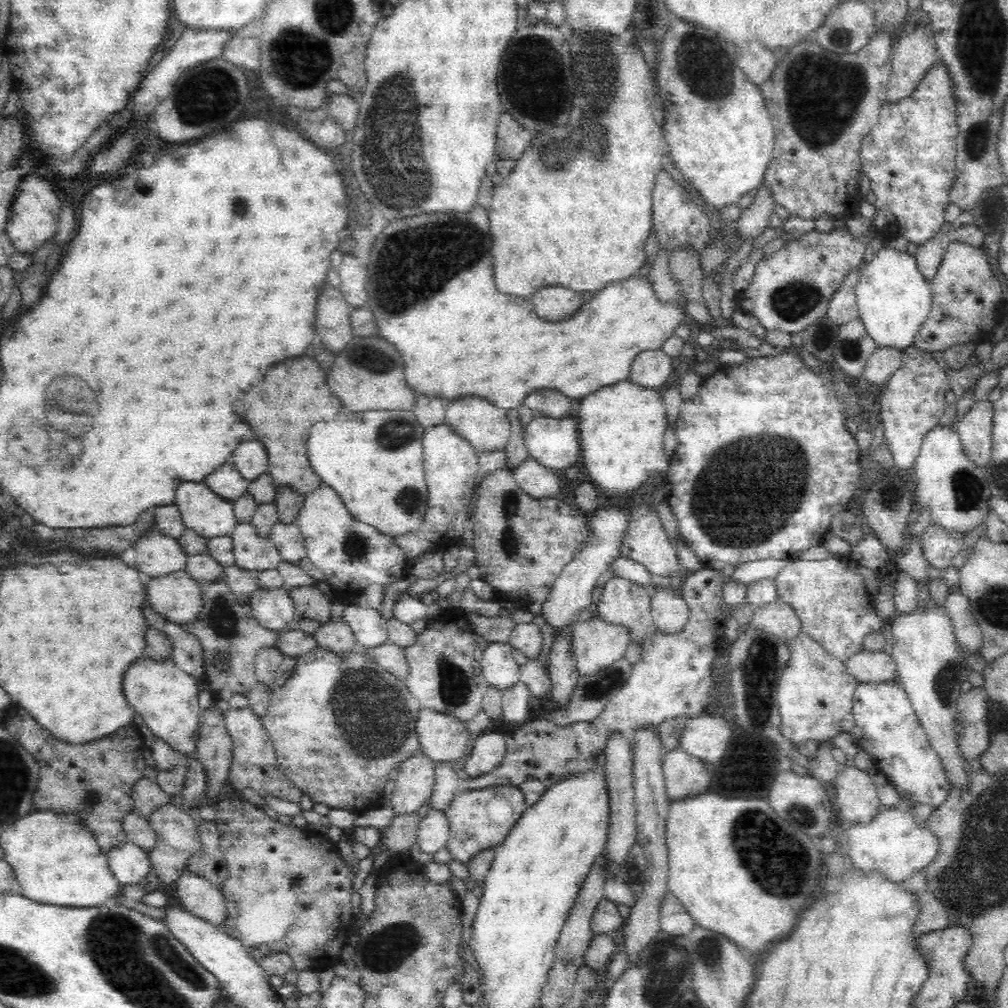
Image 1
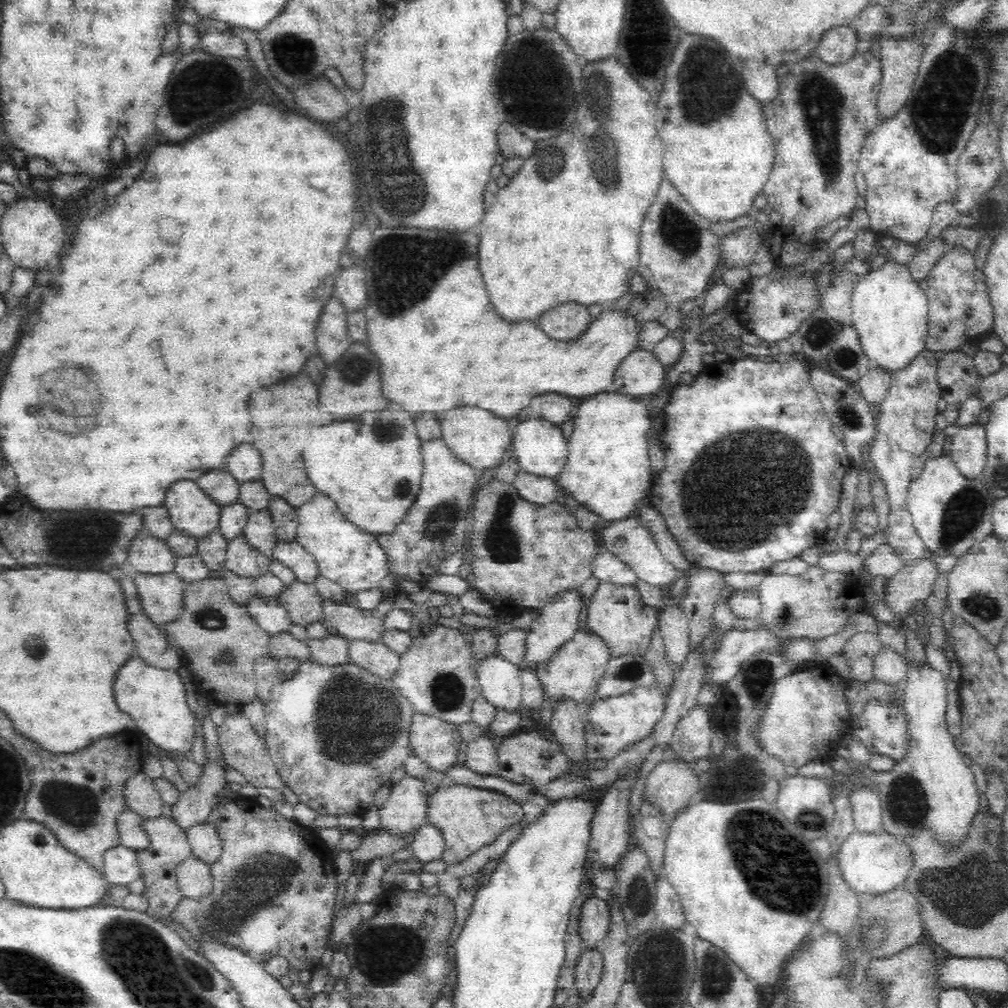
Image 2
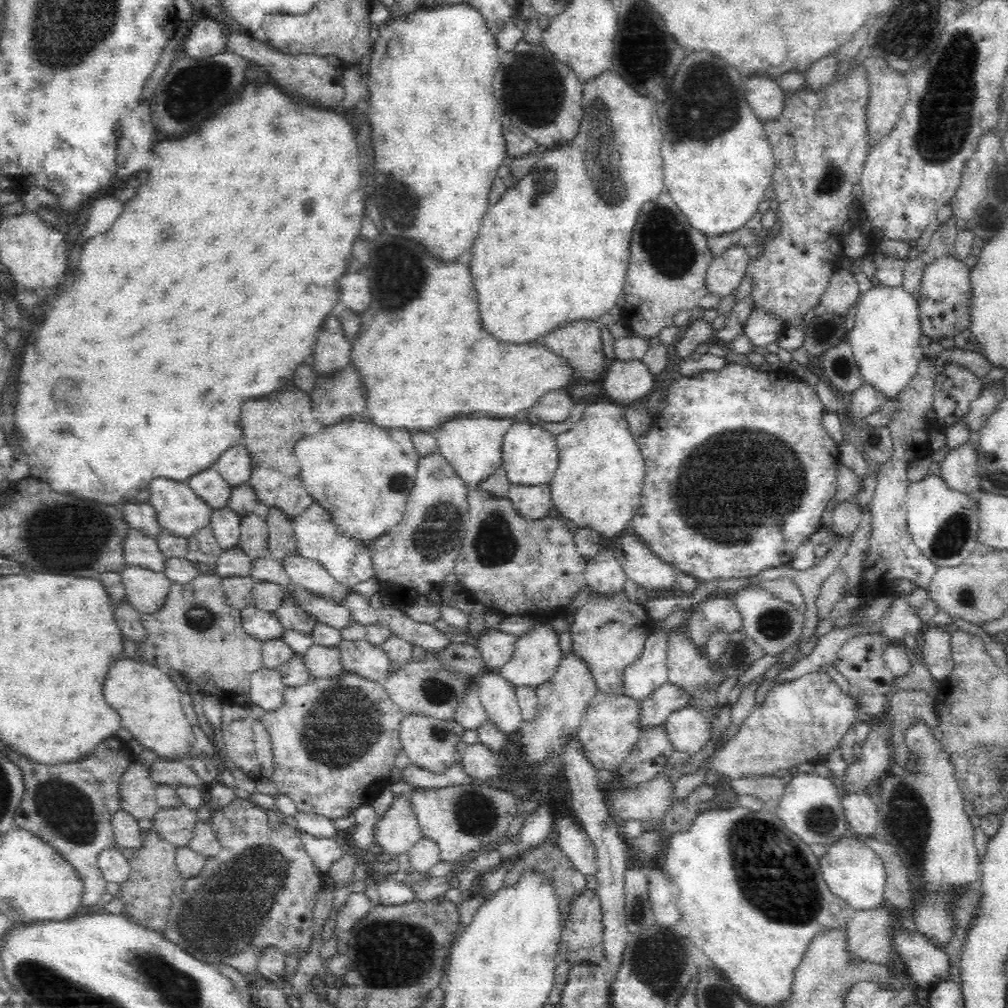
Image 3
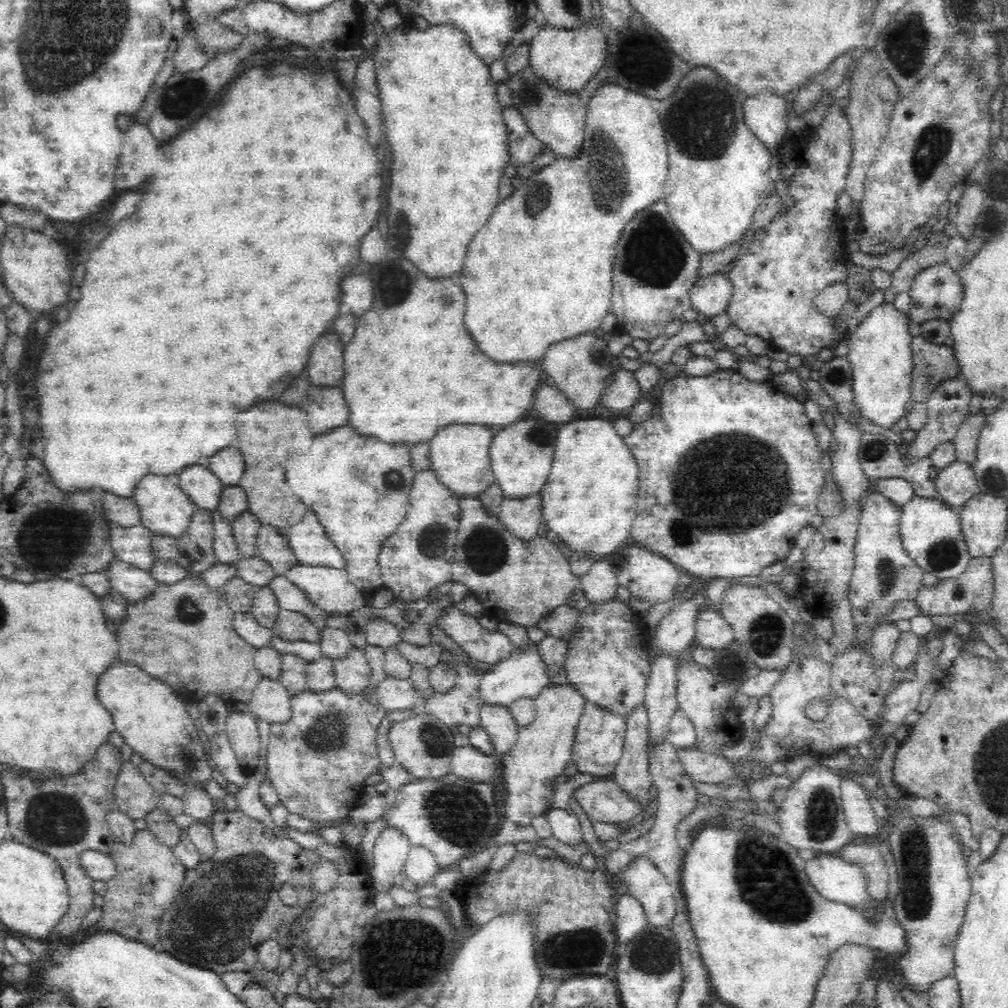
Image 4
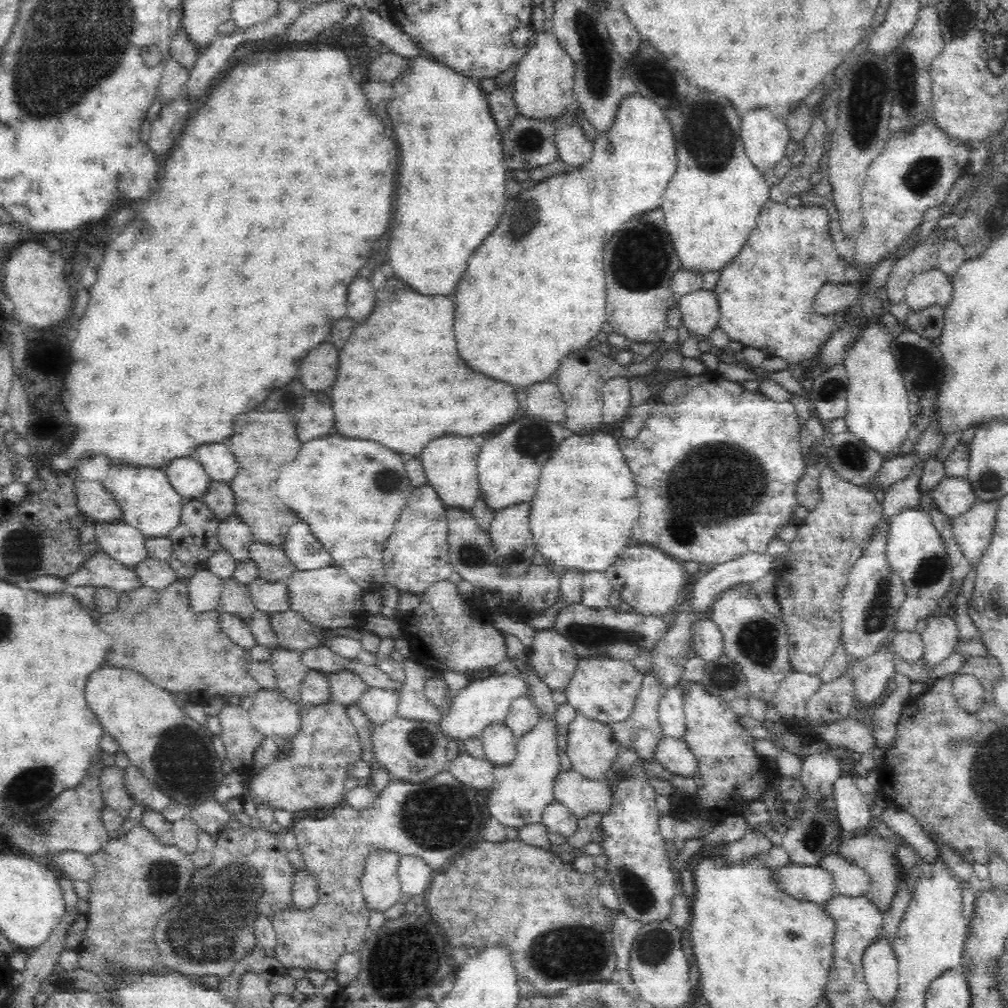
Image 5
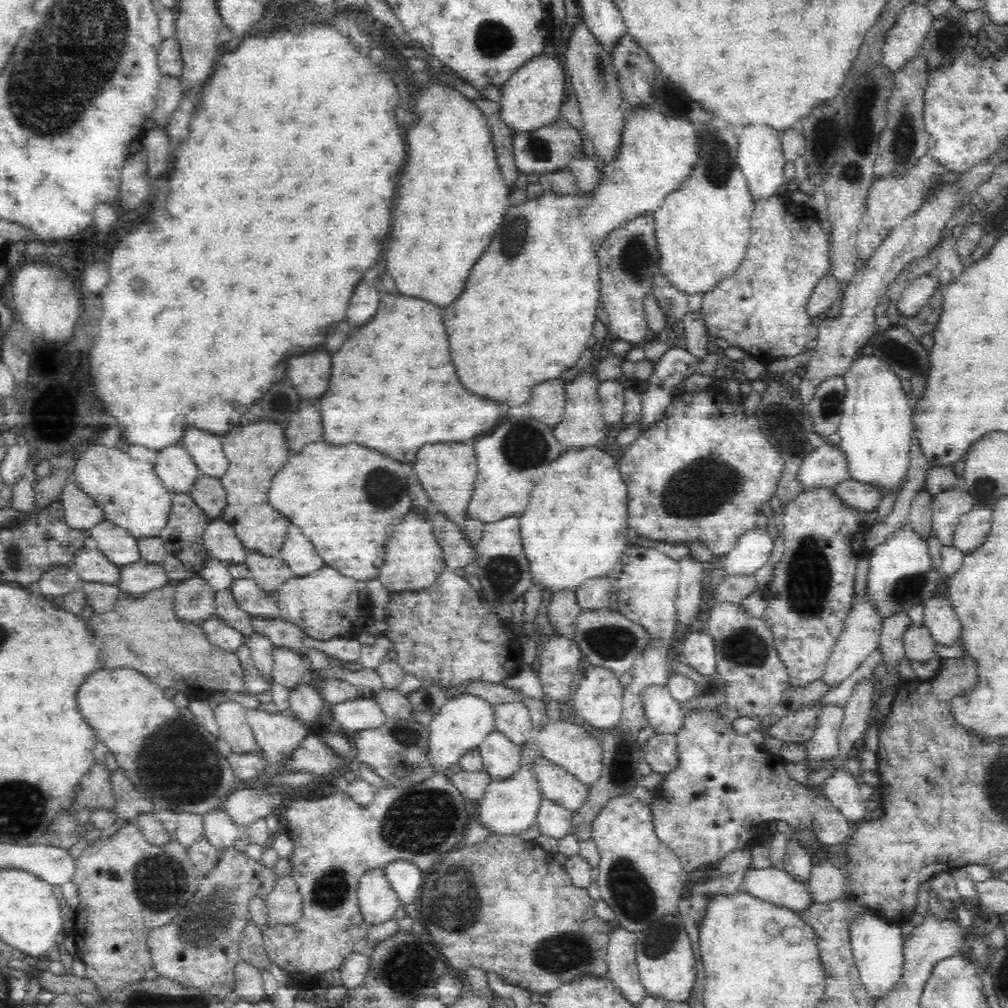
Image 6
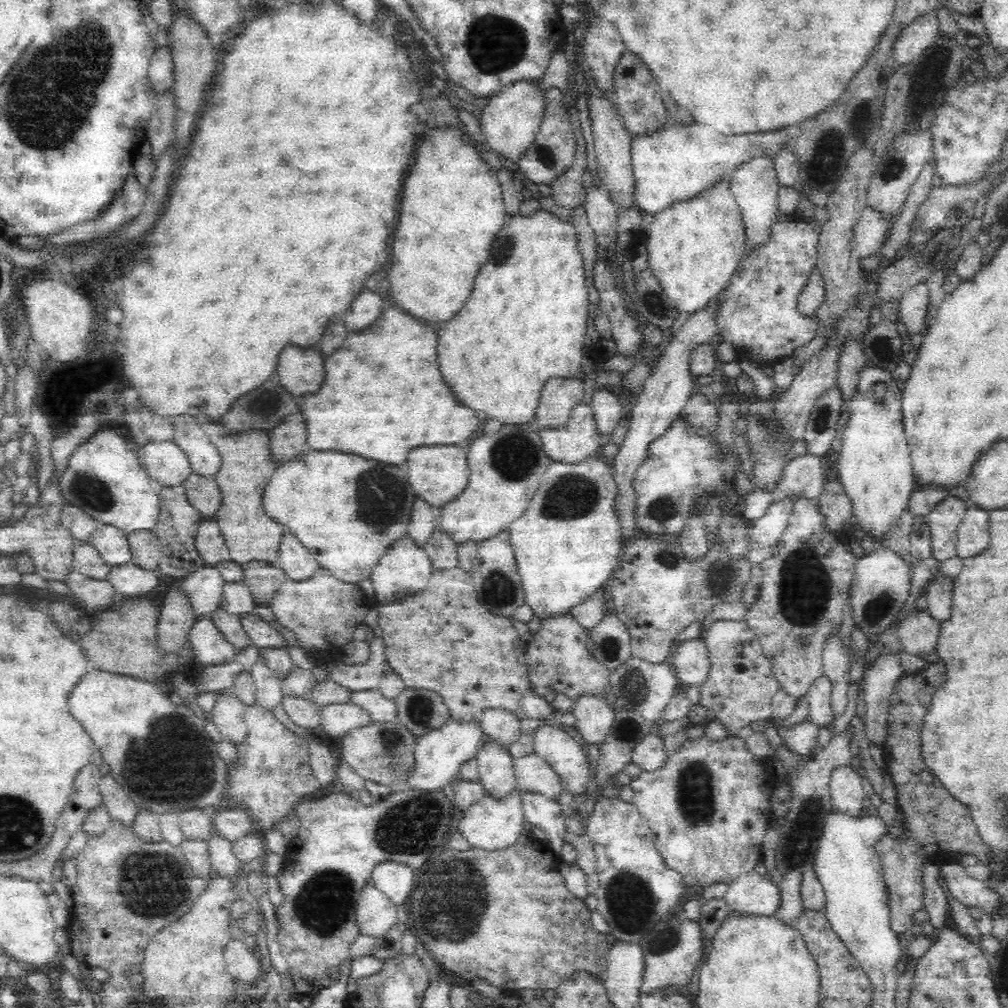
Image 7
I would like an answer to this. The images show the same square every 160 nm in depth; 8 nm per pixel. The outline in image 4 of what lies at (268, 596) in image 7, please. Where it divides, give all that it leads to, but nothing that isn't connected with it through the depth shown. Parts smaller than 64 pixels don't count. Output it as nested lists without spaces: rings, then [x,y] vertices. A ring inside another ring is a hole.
[[[260,527],[256,537],[256,556],[264,559],[276,576],[282,576],[299,565],[287,543],[287,537],[286,532],[266,527]]]

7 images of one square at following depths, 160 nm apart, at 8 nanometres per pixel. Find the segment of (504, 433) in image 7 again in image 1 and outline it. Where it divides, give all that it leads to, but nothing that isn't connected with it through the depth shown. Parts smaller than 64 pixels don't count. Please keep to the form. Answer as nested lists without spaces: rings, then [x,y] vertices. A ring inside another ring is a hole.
[[[535,415],[522,426],[522,442],[528,458],[554,474],[574,465],[579,456],[572,415],[565,419]]]

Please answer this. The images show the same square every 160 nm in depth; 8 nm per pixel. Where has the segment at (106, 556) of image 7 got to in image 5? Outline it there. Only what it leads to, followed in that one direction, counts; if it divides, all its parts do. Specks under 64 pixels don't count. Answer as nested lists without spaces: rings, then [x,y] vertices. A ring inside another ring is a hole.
[[[120,519],[93,523],[93,530],[99,549],[124,566],[133,566],[147,556],[144,536]]]

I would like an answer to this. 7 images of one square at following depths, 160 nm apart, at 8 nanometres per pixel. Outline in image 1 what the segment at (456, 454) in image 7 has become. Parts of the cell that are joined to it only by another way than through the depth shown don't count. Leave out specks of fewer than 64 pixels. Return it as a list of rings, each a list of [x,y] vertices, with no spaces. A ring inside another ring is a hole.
[[[478,397],[458,399],[446,404],[443,423],[450,427],[452,434],[466,441],[474,449],[476,455],[481,452],[492,454],[492,452],[505,451],[510,438],[509,420],[505,412]]]

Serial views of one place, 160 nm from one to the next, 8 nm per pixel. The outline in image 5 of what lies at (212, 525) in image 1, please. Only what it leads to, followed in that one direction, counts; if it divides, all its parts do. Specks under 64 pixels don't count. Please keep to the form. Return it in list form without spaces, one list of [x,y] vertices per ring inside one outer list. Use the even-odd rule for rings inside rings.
[[[116,460],[98,482],[114,506],[118,507],[119,519],[138,530],[144,538],[167,537],[170,530],[178,525],[184,499],[170,487],[161,468]]]

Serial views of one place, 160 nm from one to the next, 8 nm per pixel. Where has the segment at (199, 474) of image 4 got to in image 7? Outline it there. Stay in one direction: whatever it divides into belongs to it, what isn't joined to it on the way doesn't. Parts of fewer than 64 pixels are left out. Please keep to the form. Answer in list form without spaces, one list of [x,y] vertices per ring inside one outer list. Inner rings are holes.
[[[146,440],[139,451],[144,458],[143,468],[154,484],[181,485],[192,473],[188,457],[172,440]]]

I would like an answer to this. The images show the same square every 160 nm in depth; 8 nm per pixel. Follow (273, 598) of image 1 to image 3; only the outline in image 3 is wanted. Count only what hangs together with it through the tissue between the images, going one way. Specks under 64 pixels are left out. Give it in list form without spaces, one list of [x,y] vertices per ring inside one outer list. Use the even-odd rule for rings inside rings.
[[[246,607],[239,611],[240,625],[246,634],[261,643],[264,641],[280,639],[284,631],[282,625],[278,623],[276,614],[262,612],[255,607]]]

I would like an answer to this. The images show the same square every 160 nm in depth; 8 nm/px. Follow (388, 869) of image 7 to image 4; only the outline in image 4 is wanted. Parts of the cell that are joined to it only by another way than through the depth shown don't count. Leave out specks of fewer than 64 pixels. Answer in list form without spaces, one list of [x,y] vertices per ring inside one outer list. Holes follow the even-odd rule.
[[[410,847],[403,864],[401,878],[406,878],[414,889],[433,884],[433,878],[444,870],[434,862],[434,857],[420,847]]]

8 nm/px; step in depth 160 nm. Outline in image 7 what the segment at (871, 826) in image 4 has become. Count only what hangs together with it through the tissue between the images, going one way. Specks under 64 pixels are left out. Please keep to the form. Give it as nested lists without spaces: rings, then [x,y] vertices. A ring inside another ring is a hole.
[[[849,763],[831,770],[829,789],[833,807],[848,814],[858,815],[858,810],[862,809],[862,801],[866,797],[862,791],[862,774],[854,770]]]

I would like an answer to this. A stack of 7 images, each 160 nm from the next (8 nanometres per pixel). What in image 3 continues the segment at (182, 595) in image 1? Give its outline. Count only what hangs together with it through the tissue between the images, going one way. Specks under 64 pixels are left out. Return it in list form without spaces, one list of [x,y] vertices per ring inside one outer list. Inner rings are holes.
[[[123,565],[118,570],[122,581],[124,598],[139,612],[154,612],[164,602],[169,586],[173,582],[168,580],[162,571],[153,571],[138,565]]]

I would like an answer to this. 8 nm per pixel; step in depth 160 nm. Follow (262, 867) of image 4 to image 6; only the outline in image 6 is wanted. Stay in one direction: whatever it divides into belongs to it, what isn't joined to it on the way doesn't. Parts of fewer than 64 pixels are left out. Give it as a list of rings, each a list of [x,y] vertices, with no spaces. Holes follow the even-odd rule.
[[[236,849],[224,851],[213,869],[200,877],[198,890],[173,922],[155,928],[146,936],[150,970],[156,972],[158,979],[172,980],[185,988],[198,988],[212,996],[214,1004],[228,1005],[234,981],[231,968],[239,956],[244,918],[249,914],[248,900],[252,894],[265,897],[272,890],[272,880],[276,878],[273,871],[260,870],[258,864],[254,864],[254,878],[246,878],[246,868],[250,876],[252,864],[254,862],[238,854]],[[240,866],[244,868],[244,878],[240,878]]]

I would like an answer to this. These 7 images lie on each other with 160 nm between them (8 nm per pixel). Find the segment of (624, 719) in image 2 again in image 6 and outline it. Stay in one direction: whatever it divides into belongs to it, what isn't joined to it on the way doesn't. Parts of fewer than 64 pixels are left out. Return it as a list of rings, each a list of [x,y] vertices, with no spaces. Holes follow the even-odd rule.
[[[569,720],[550,721],[544,728],[534,732],[533,742],[538,747],[539,756],[558,765],[572,775],[578,783],[587,787],[598,780],[601,770],[599,742],[582,725],[577,725]]]

